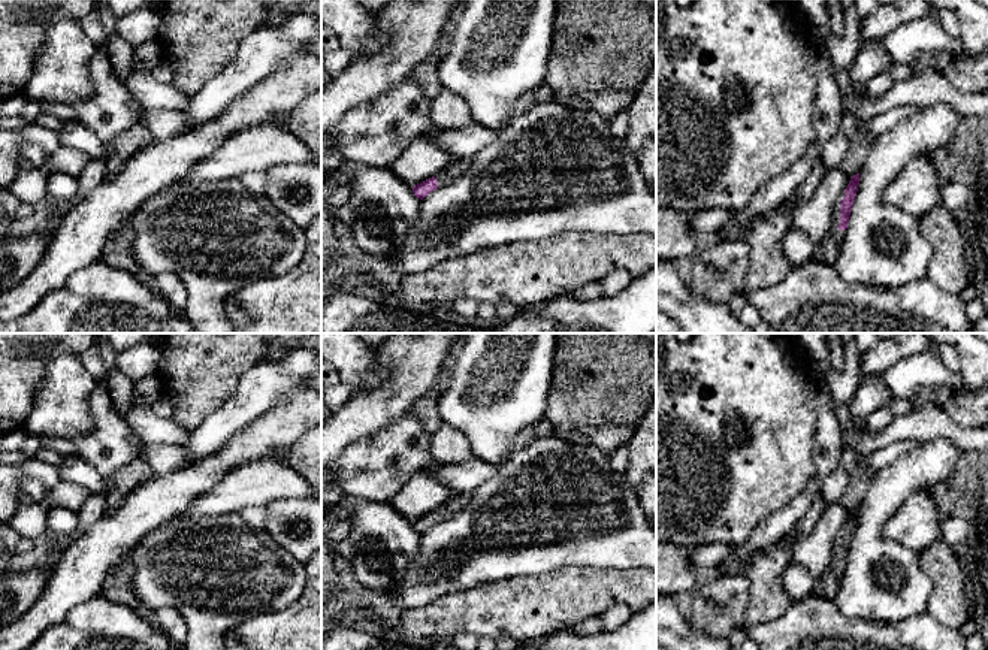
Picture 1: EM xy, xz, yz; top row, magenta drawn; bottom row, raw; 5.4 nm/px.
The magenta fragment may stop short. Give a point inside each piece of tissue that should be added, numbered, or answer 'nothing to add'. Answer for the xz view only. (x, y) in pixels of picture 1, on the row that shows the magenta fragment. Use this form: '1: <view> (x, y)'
1: xz (455, 169)

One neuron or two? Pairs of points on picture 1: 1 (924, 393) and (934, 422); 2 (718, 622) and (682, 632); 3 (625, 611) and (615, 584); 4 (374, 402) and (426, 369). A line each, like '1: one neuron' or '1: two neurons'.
1: two neurons
2: two neurons
3: two neurons
4: one neuron

